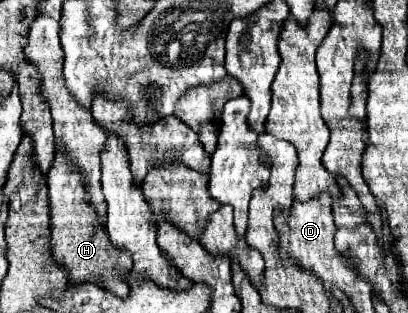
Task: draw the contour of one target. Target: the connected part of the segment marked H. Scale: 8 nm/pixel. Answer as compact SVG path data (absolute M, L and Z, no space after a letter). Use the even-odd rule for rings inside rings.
M55 151L55 163L47 173L47 185L51 201L51 253L69 269L69 281L75 285L91 281L107 287L119 297L127 297L129 285L123 277L131 271L131 255L123 255L123 251L115 251L115 247L111 247L105 227L99 227L95 211L91 211L91 205L87 203L83 175L79 175L79 171L71 171L71 167L67 167L67 159L63 159L59 151Z

